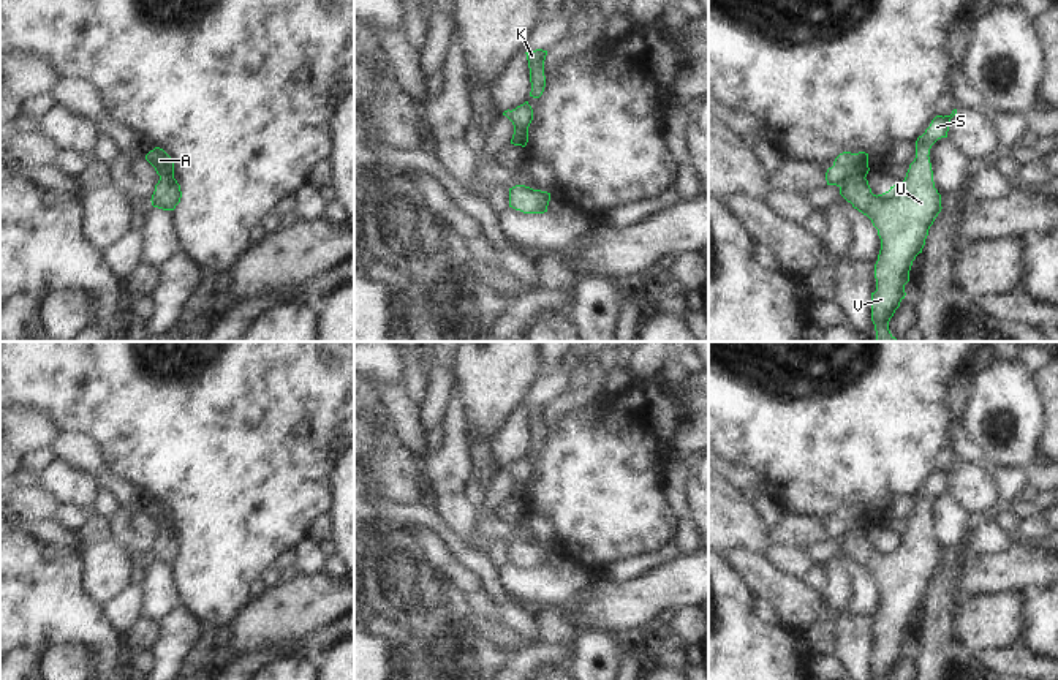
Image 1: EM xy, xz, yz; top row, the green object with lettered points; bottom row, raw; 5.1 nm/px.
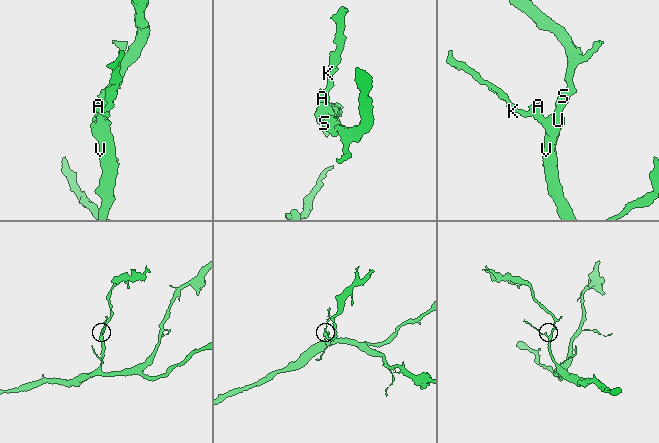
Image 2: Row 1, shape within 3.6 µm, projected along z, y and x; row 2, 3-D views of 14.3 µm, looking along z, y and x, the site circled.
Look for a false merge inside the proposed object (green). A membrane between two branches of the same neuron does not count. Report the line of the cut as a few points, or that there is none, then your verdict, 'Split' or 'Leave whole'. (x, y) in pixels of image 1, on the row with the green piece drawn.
Split along yz (864, 176), (851, 176), (840, 187). Split.

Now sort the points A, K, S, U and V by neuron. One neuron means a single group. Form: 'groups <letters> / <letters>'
groups A K / S U V

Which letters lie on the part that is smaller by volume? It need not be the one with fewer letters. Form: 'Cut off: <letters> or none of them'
Cut off: A, K

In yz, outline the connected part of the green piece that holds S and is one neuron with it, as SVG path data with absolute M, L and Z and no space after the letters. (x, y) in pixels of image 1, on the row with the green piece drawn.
M957 109L950 115L936 115L917 138L916 158L901 183L878 196L865 177L851 177L840 187L840 195L871 220L881 239L875 264L876 291L871 293L876 342L901 342L890 334L889 321L906 296L913 261L922 253L928 229L943 209L928 155L938 139L947 138L955 114Z

